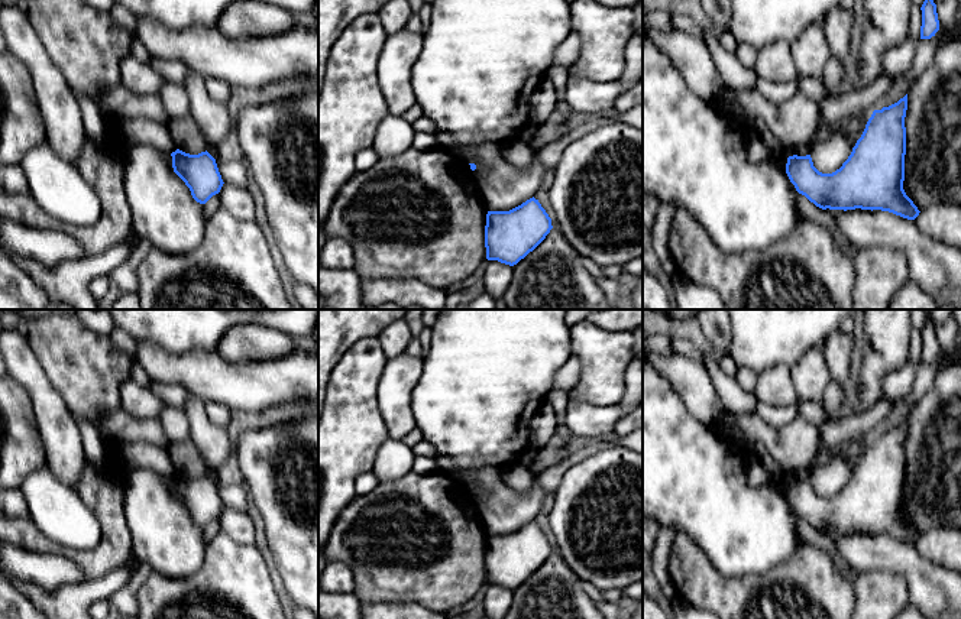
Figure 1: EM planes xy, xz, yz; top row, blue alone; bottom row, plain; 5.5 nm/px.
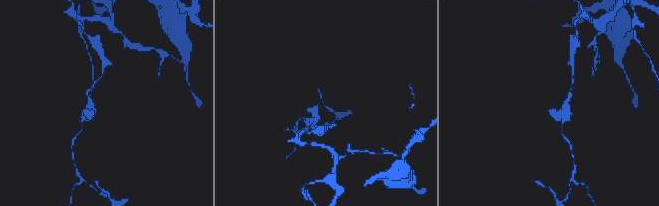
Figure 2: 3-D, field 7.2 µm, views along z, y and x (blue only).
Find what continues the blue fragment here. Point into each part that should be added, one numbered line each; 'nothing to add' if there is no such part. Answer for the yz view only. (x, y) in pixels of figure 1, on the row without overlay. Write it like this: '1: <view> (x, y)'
nothing to add

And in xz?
nothing to add

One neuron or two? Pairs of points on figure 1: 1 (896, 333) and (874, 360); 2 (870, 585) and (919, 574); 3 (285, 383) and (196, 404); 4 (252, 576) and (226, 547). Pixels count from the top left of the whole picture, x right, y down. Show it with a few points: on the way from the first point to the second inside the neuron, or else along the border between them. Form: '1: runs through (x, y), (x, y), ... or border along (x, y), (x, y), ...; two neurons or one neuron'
1: runs through (889, 340), (882, 356); one neuron
2: border along (869, 571), (896, 571), (905, 580), (911, 603); two neurons
3: border along (190, 391), (204, 402); two neurons
4: runs through (245, 569), (230, 554); one neuron

